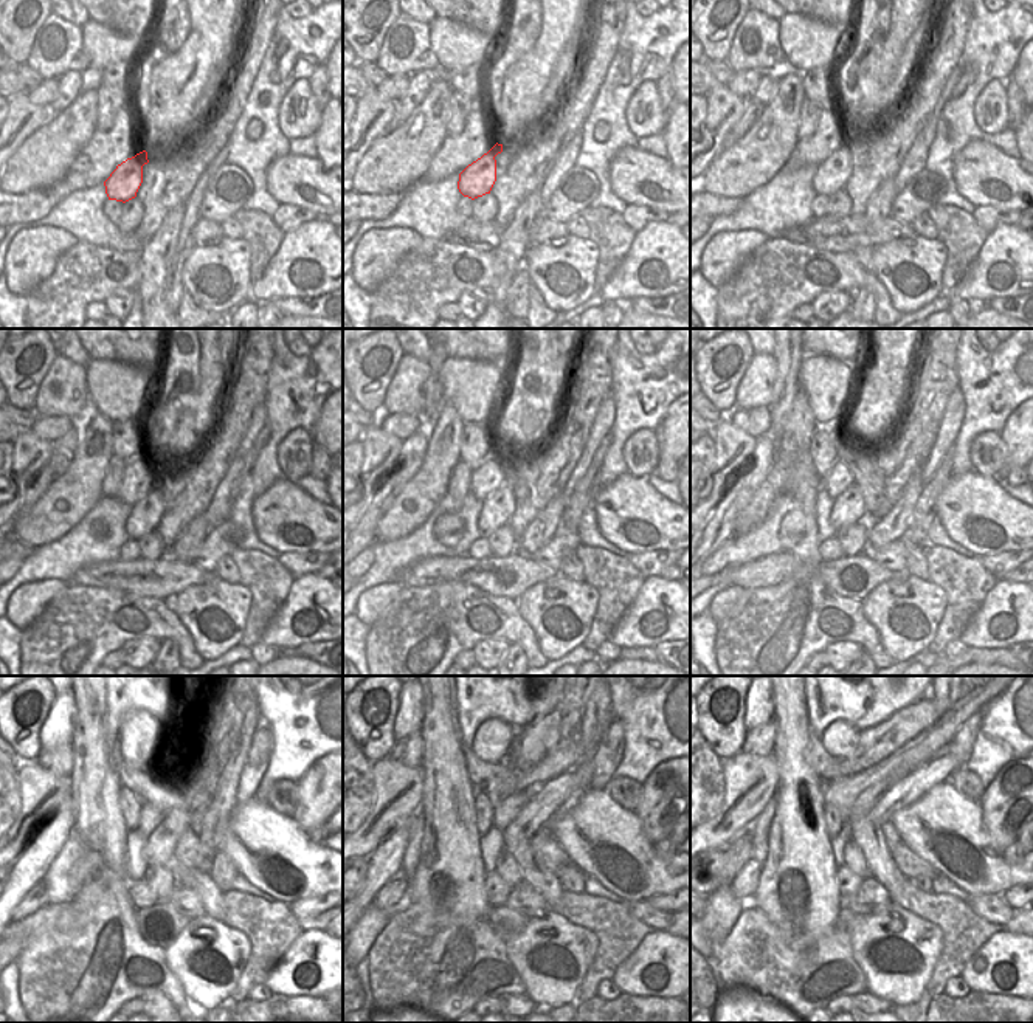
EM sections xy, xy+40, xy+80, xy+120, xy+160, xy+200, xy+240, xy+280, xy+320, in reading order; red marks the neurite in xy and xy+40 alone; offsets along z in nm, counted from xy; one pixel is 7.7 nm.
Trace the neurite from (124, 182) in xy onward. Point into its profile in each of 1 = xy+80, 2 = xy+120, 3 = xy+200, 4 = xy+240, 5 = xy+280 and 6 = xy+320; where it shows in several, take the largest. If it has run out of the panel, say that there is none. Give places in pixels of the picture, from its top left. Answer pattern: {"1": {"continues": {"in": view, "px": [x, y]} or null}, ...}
{"1": {"continues": {"in": "xy+80", "px": [833, 172]}}, "2": {"continues": {"in": "xy+120", "px": [146, 513]}}, "3": {"continues": {"in": "xy+200", "px": [849, 507]}}, "4": {"continues": {"in": "xy+240", "px": [188, 816]}}, "5": {"continues": {"in": "xy+280", "px": [545, 800]}}, "6": {"continues": {"in": "xy+320", "px": [912, 786]}}}

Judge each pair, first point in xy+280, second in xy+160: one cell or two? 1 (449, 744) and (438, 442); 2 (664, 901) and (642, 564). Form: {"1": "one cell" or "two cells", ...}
{"1": "two cells", "2": "one cell"}

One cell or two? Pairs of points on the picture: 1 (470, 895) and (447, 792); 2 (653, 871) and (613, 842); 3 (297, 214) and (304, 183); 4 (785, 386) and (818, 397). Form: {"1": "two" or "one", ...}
{"1": "one", "2": "one", "3": "two", "4": "two"}

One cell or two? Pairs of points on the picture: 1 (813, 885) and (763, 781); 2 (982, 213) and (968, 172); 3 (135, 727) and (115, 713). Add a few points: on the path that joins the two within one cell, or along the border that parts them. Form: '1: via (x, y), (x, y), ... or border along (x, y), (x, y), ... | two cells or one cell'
1: border along (776, 761), (777, 789), (773, 797) | two cells
2: border along (974, 206), (1013, 208), (1016, 211) | two cells
3: border along (154, 715), (132, 710), (124, 718), (120, 754) | two cells

